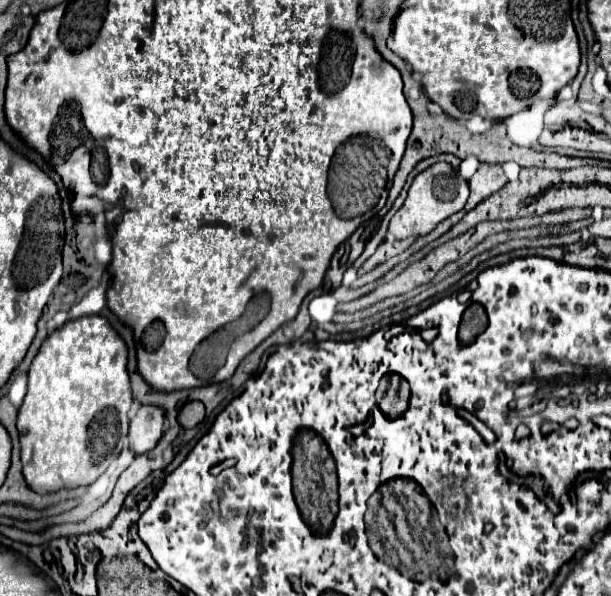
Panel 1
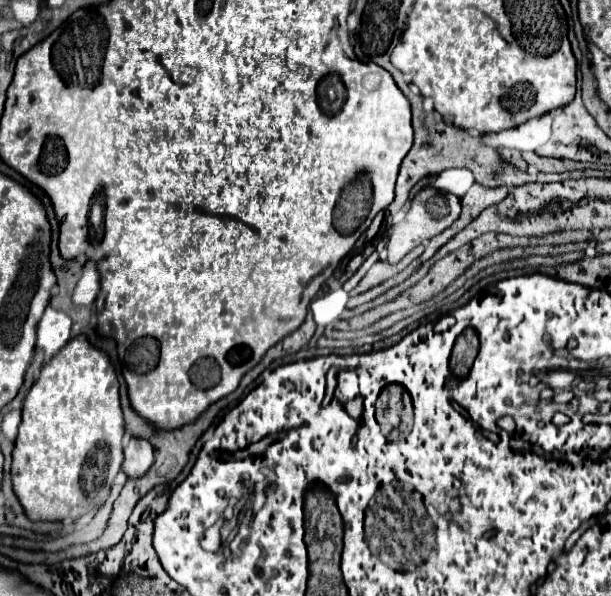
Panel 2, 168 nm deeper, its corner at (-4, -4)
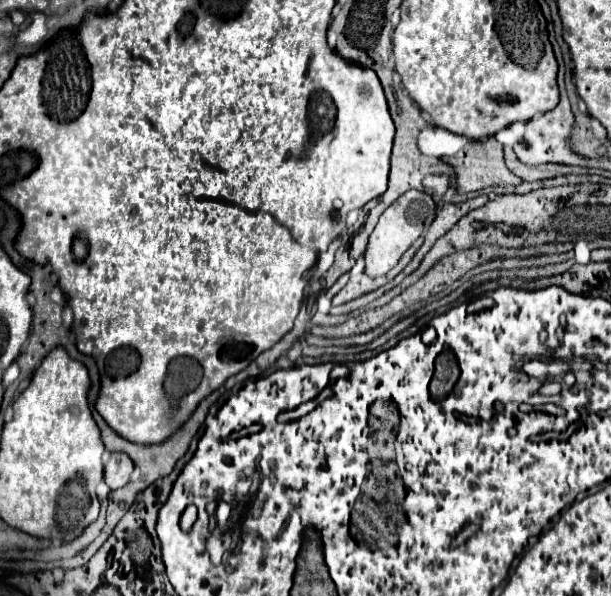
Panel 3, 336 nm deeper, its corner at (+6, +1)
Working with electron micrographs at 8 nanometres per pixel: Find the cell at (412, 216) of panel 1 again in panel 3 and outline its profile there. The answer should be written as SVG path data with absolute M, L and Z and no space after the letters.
M406 191L402 197L398 197L382 215L378 225L374 227L374 231L368 237L368 247L364 253L364 263L366 263L366 273L370 277L380 277L386 275L392 267L396 267L396 263L400 261L400 257L408 251L408 247L424 233L426 225L430 225L436 217L436 203L428 193L422 191Z

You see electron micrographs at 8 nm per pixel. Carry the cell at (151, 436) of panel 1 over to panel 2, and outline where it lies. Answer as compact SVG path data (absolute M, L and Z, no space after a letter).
M132 436L124 448L124 464L122 464L124 472L130 478L138 478L152 464L154 464L154 446L144 438Z

